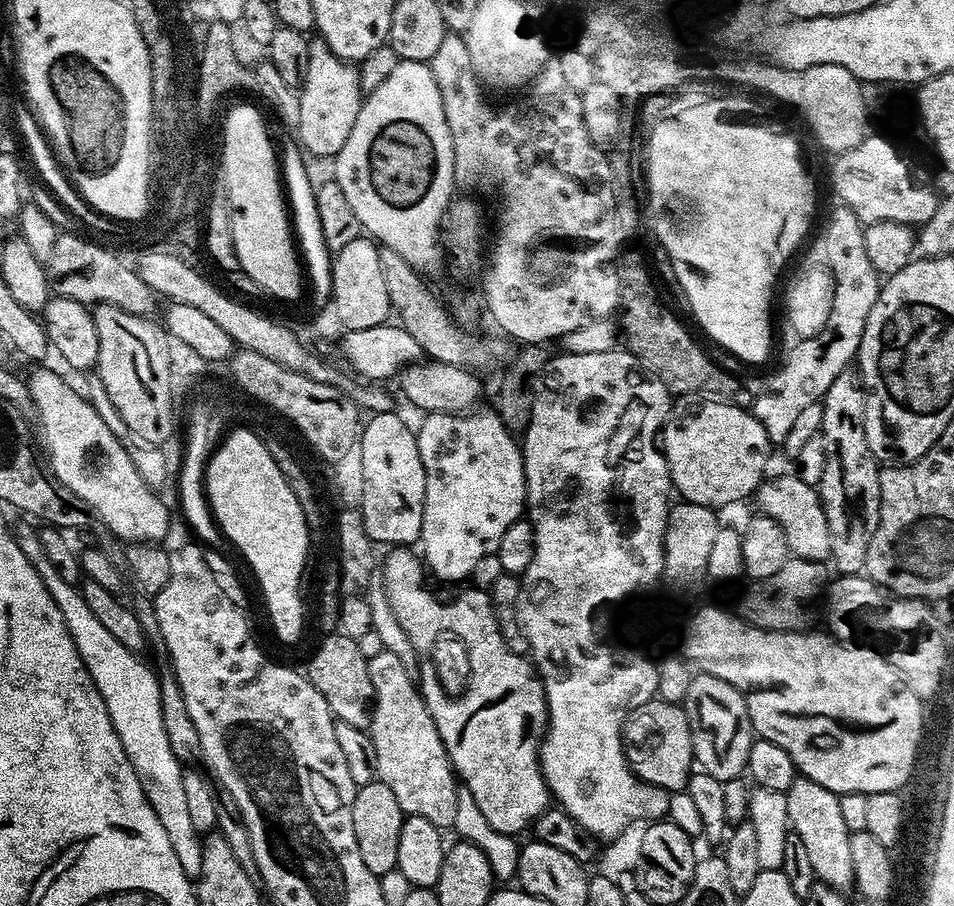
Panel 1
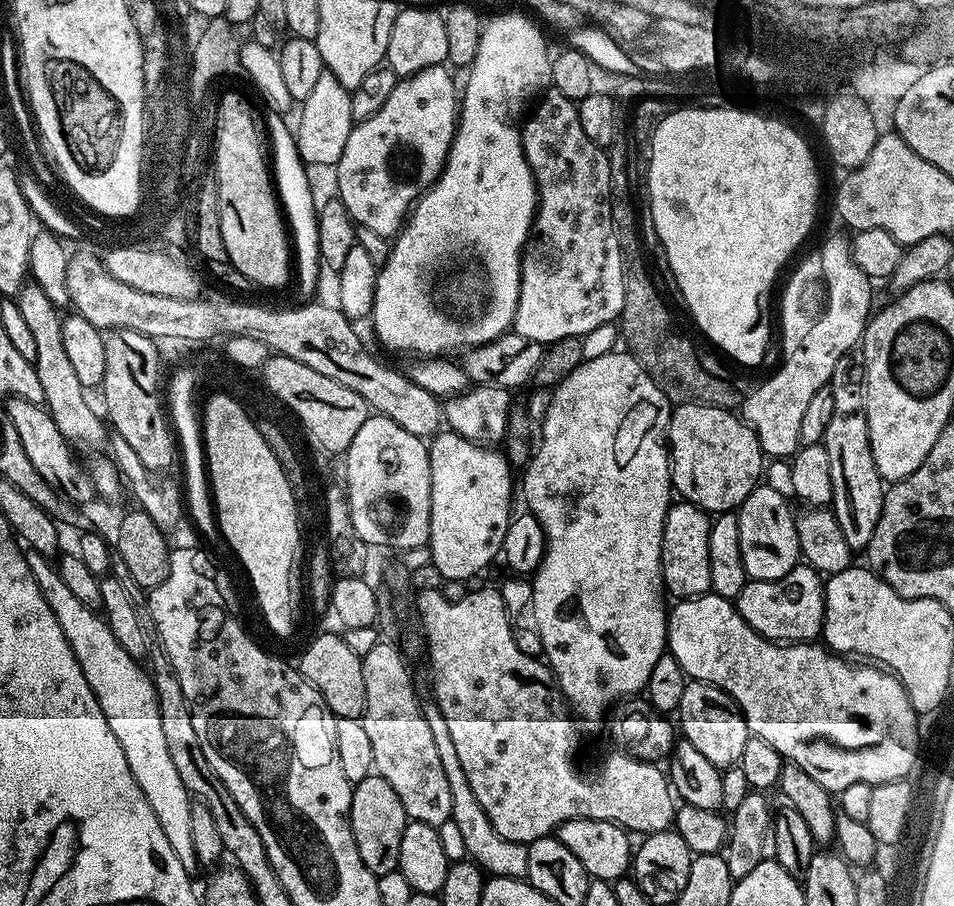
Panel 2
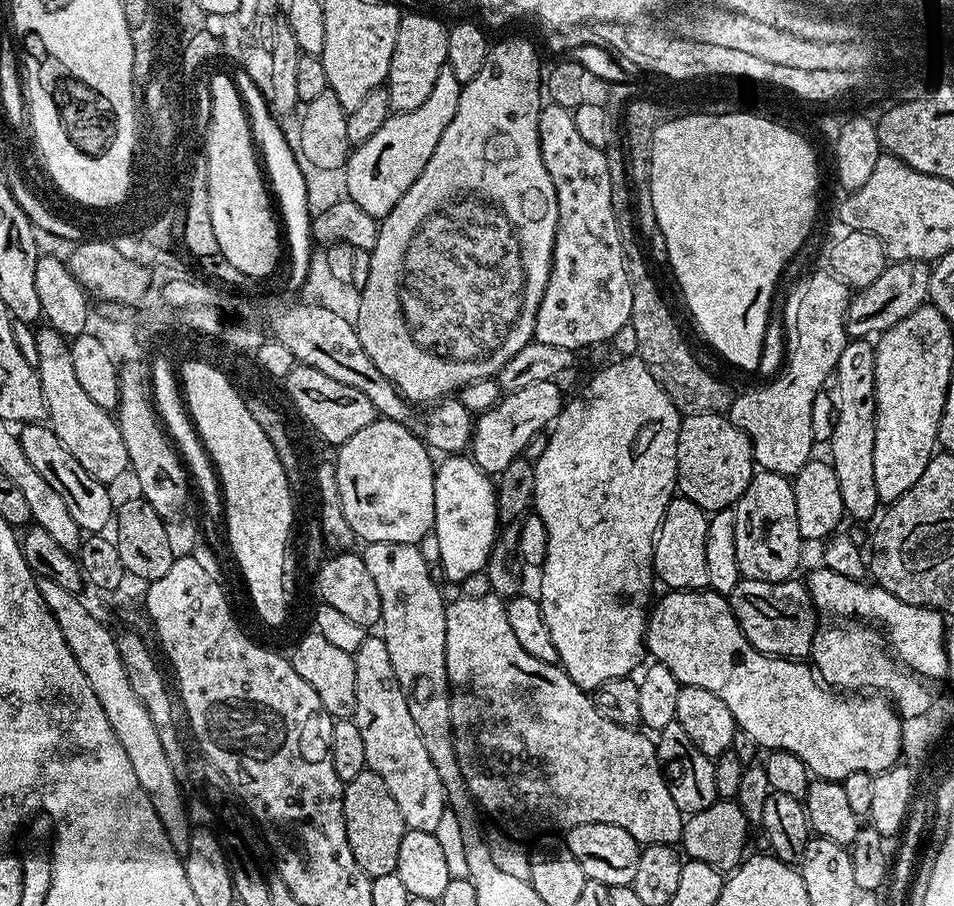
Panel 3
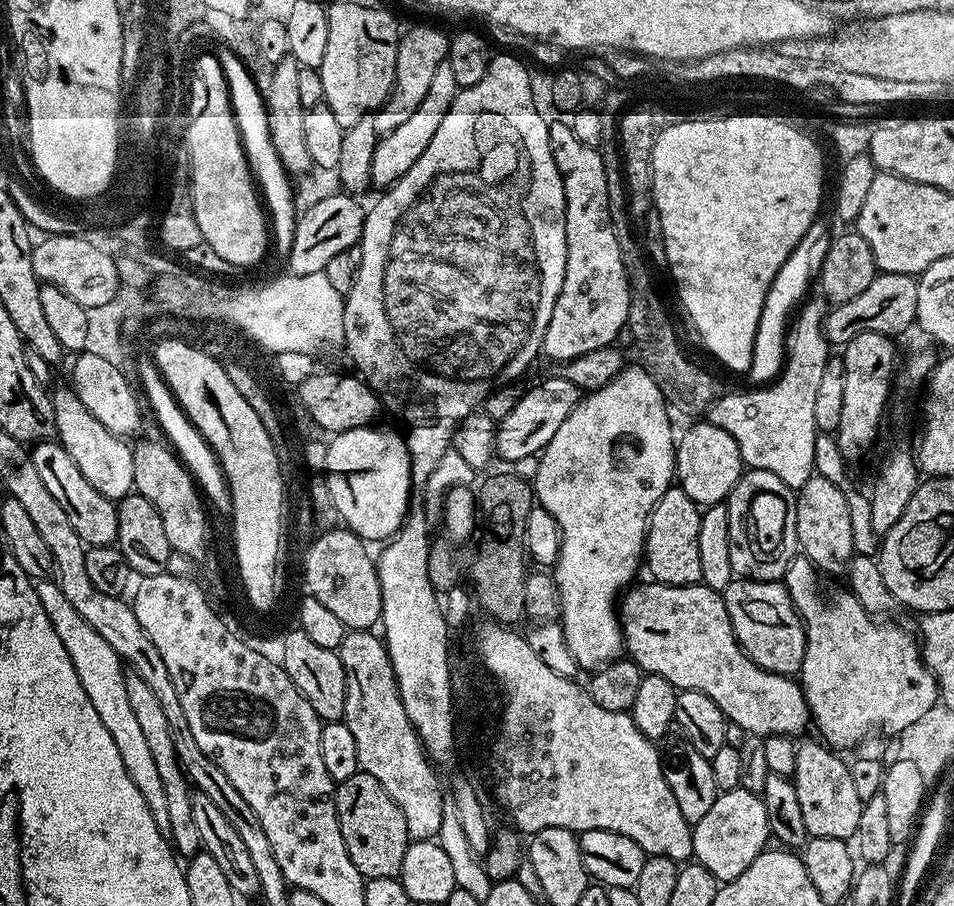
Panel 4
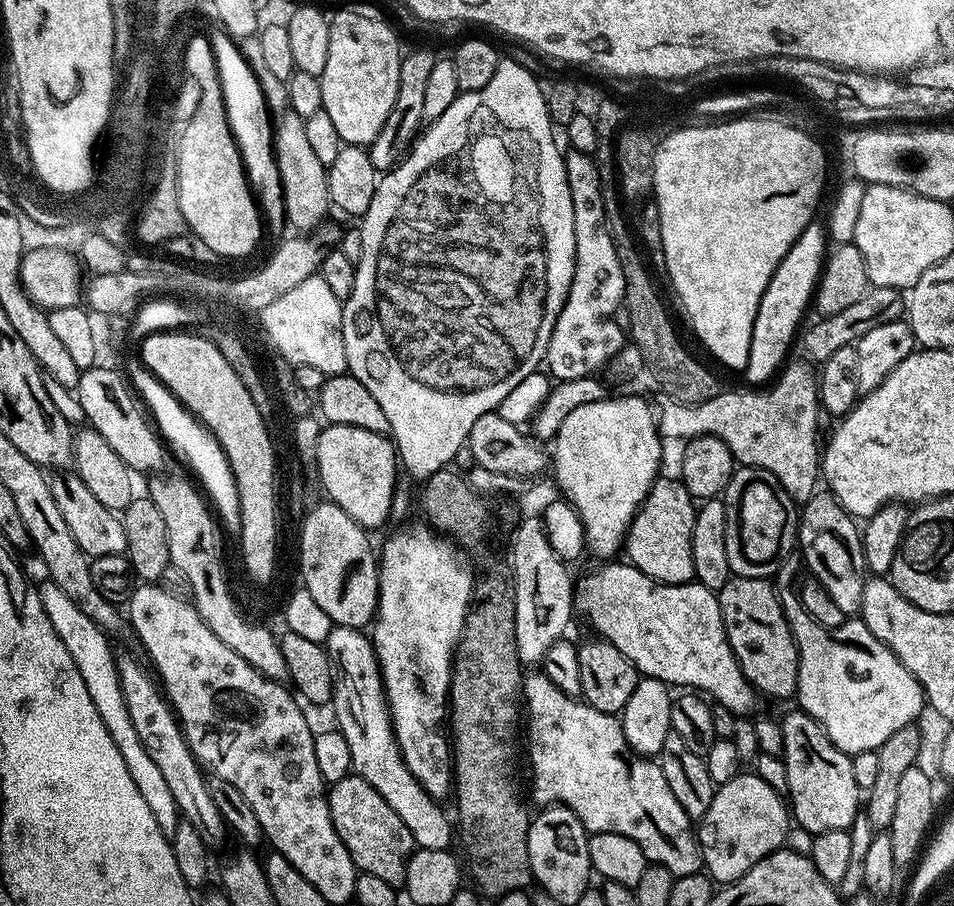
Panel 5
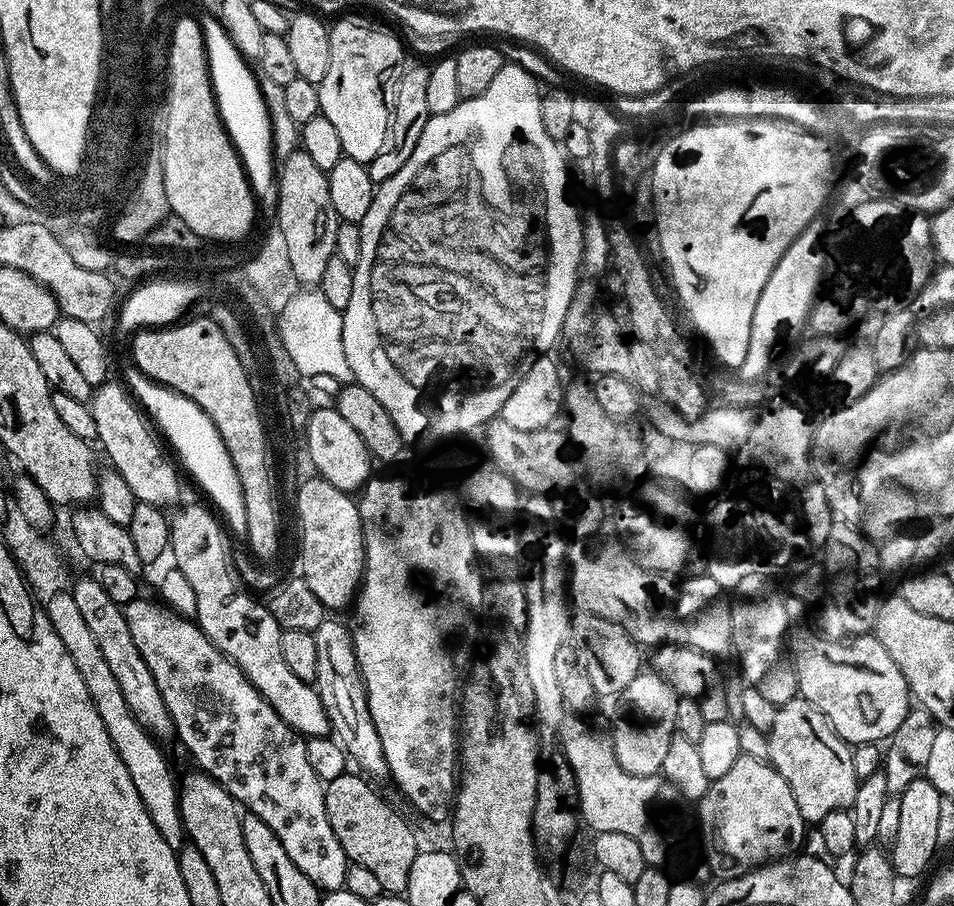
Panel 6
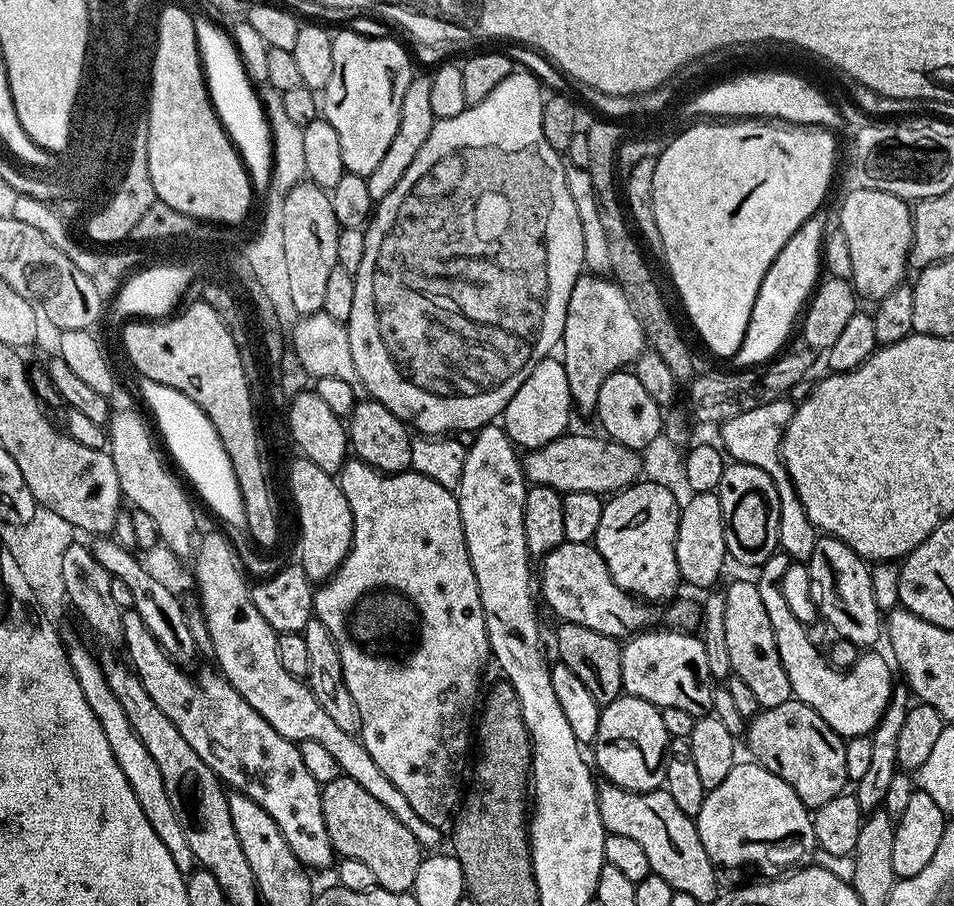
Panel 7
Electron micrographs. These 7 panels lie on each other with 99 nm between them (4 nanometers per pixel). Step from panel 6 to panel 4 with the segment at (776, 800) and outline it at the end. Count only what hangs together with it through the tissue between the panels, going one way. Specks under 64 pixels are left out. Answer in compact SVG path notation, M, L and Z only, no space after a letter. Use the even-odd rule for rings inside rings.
M744 788L720 792L714 806L692 830L692 855L695 863L706 866L717 882L738 878L770 844L768 819L763 795Z

